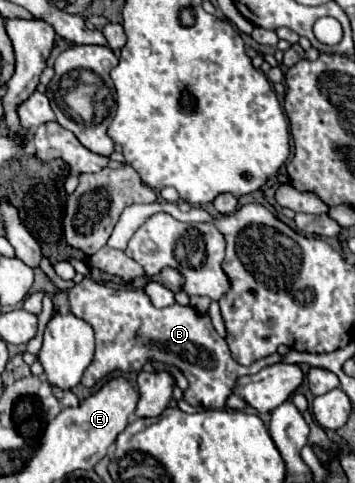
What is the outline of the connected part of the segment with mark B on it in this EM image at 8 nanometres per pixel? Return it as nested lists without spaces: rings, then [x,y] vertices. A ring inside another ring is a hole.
[[[84,278],[68,292],[70,312],[76,318],[88,322],[96,338],[96,354],[92,364],[86,368],[82,384],[92,388],[102,384],[112,372],[134,372],[140,374],[146,362],[174,364],[188,378],[188,390],[184,400],[190,406],[224,408],[226,398],[232,394],[232,386],[242,374],[256,374],[270,362],[280,362],[280,354],[266,356],[252,366],[234,362],[230,348],[224,338],[218,336],[208,316],[200,316],[192,306],[168,306],[154,308],[148,294],[142,290],[112,290],[104,284]]]

